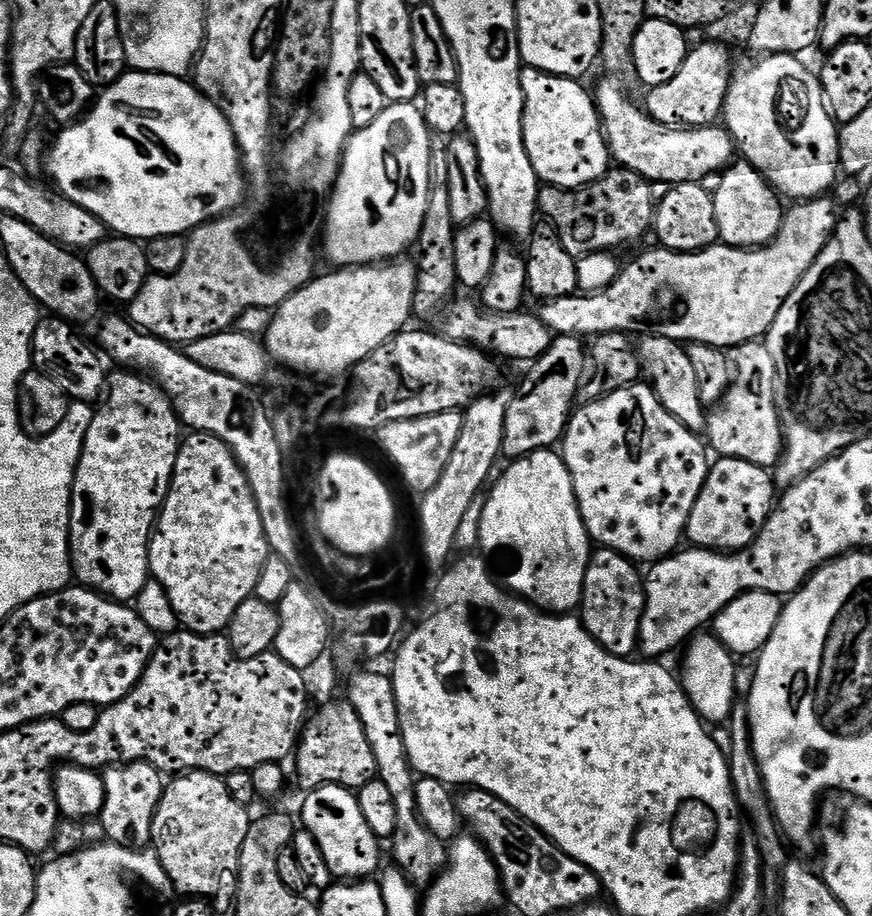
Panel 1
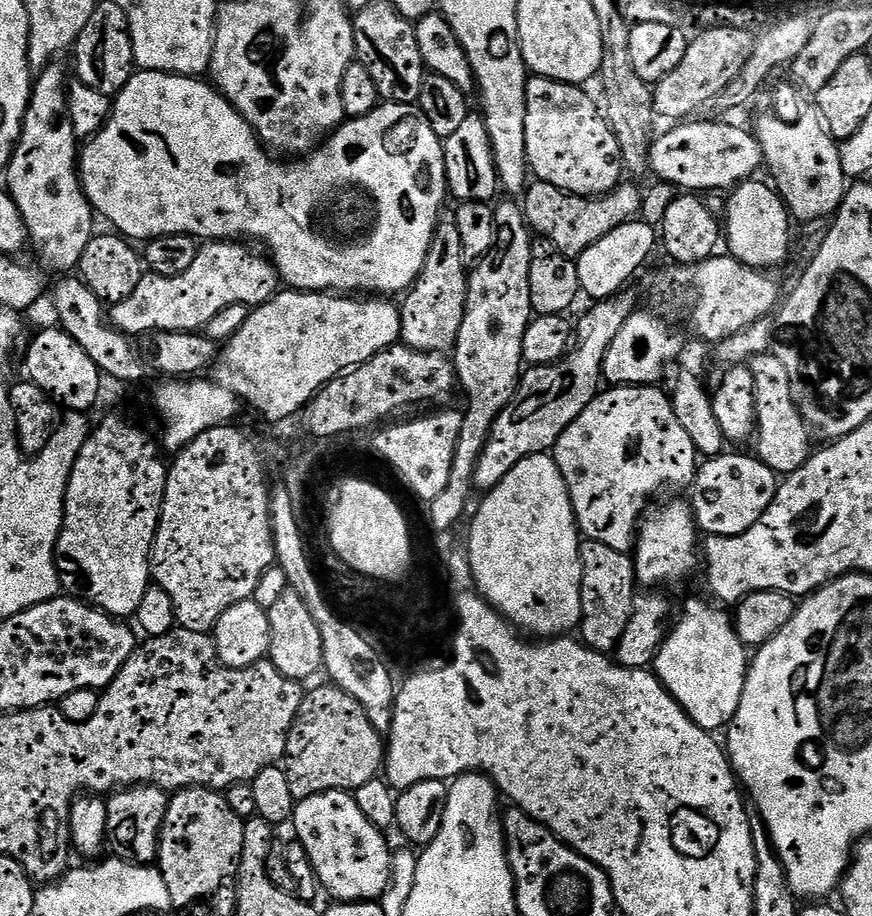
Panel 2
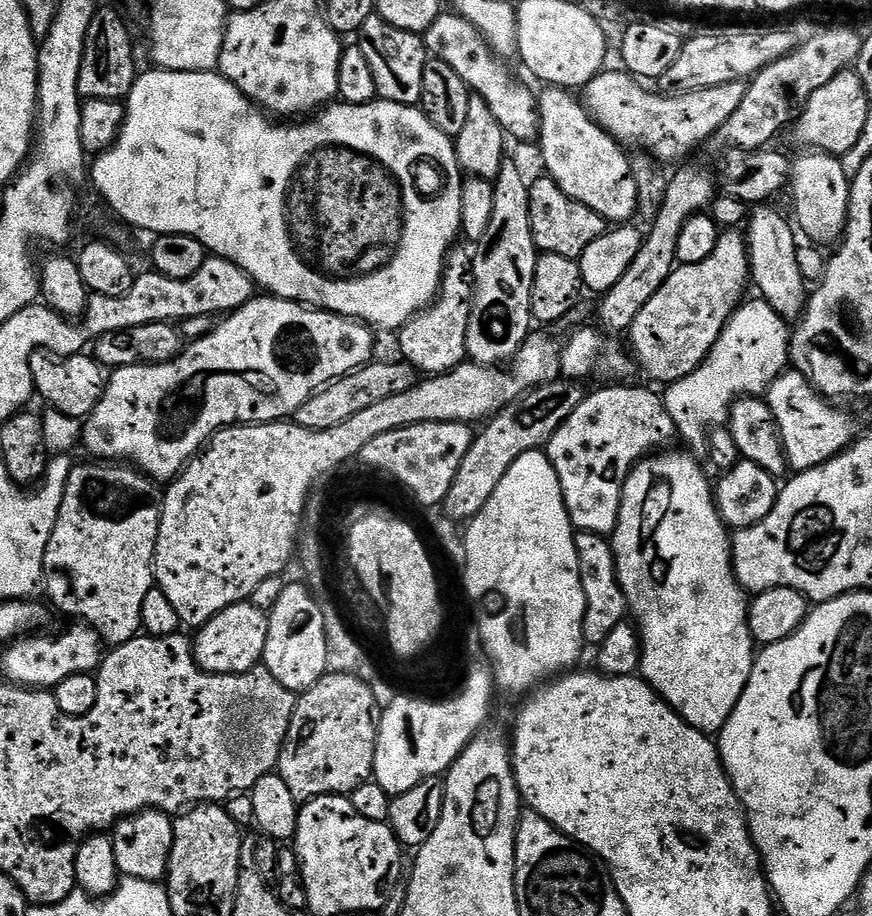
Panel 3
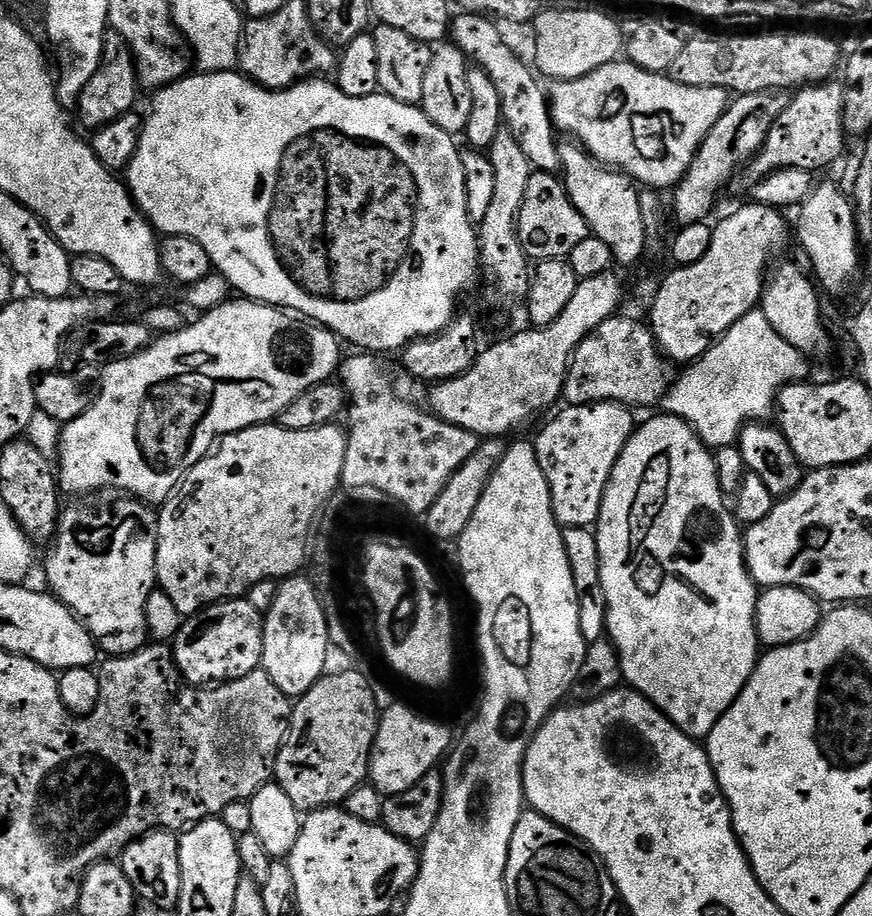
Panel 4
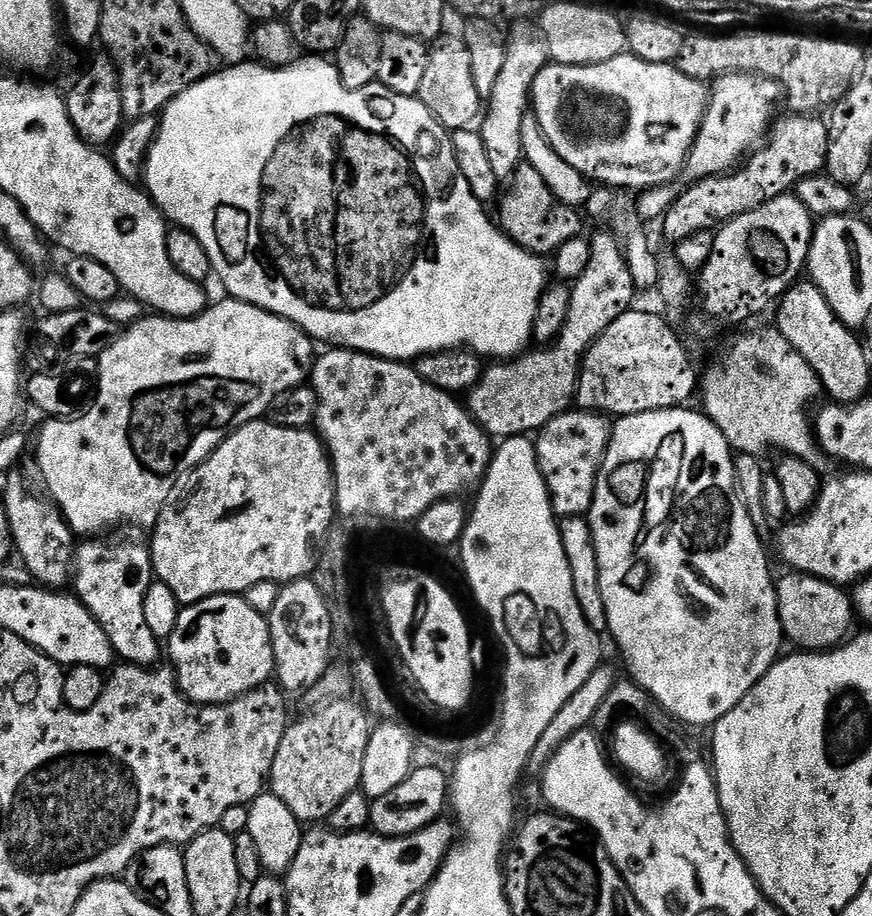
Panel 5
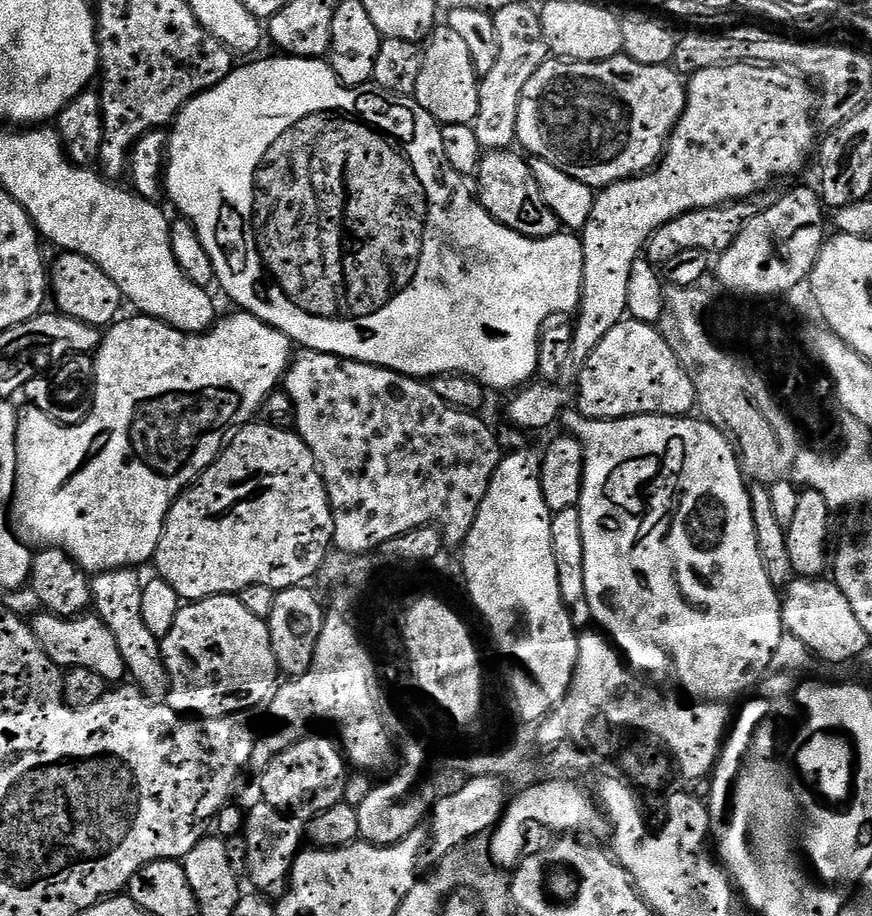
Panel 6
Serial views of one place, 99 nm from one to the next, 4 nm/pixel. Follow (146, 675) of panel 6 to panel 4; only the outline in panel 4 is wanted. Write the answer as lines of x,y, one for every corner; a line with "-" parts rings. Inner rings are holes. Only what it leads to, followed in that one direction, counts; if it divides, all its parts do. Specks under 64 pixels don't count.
94,494
89,498
80,498
77,499
80,501
70,505
67,503
61,509
60,523
57,524
56,535
47,549
47,551
49,550
48,557
44,560
44,576
48,579
49,585
47,584
47,587
50,589
52,595
62,601
84,623
86,630
96,639
97,649
101,653
108,652
107,655
109,657
129,656
138,651
138,649
143,648
150,640
148,627
146,626
146,598
150,598
150,594
157,587
156,543
158,542
158,526
156,523
159,520
159,515
151,505
147,505
132,496
121,496
122,498
102,498
100,496
103,495

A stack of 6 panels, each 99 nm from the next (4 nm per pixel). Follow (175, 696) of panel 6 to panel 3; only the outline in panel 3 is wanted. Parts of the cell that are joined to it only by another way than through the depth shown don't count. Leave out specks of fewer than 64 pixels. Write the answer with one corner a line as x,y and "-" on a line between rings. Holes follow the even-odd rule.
251,602
235,604
214,614
210,622
202,625
195,633
192,652
204,672
238,676
241,672
249,672
263,661
267,629
268,617
264,610
254,607

